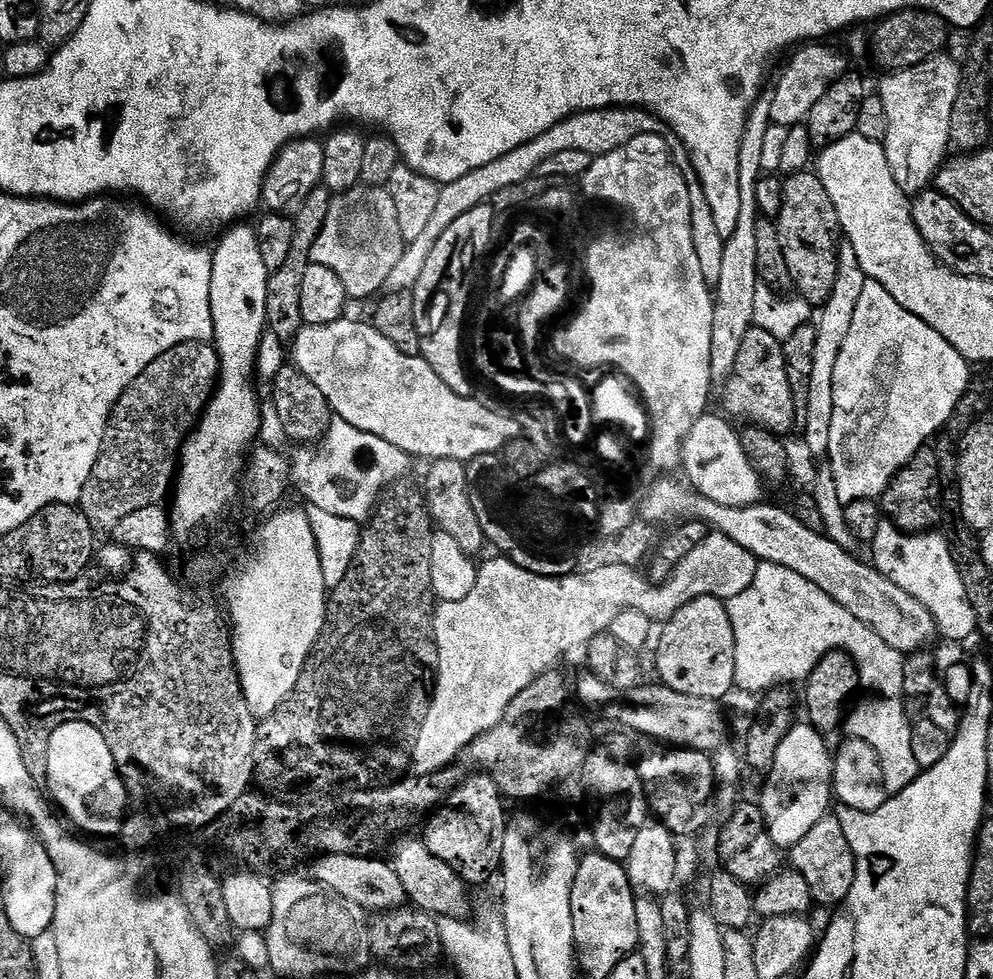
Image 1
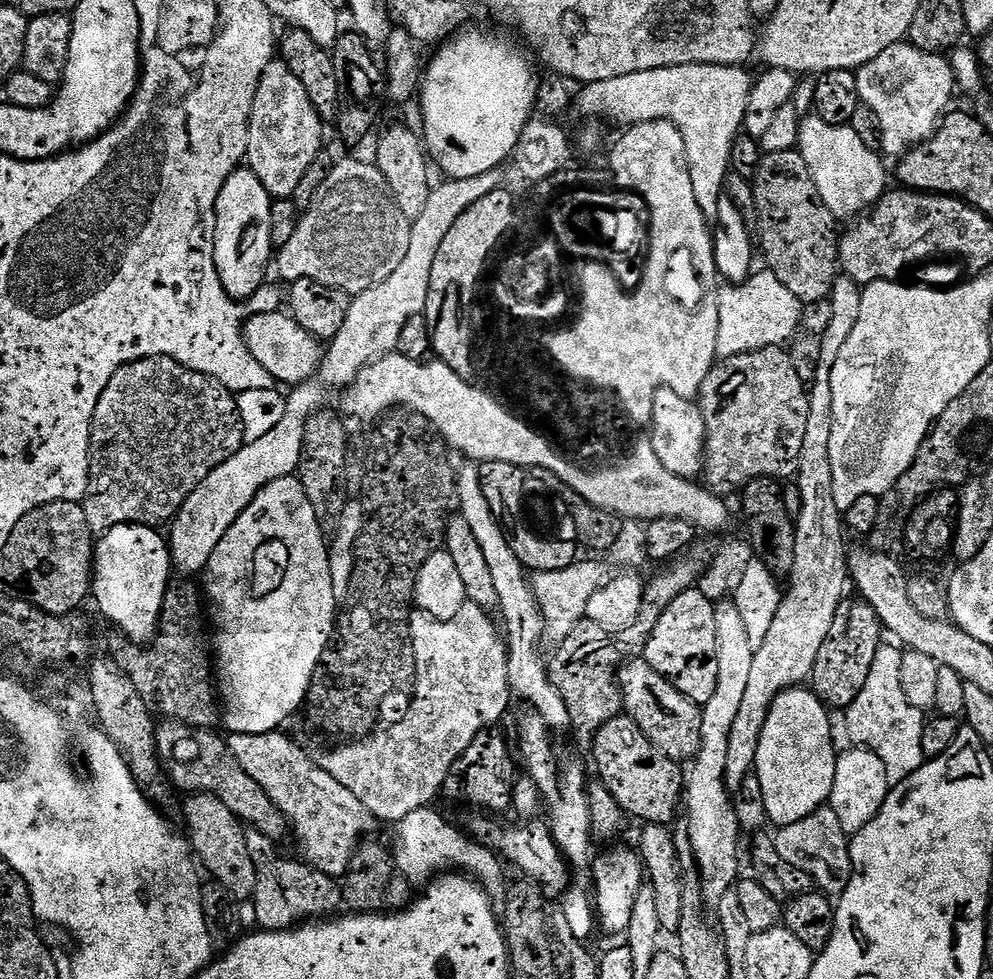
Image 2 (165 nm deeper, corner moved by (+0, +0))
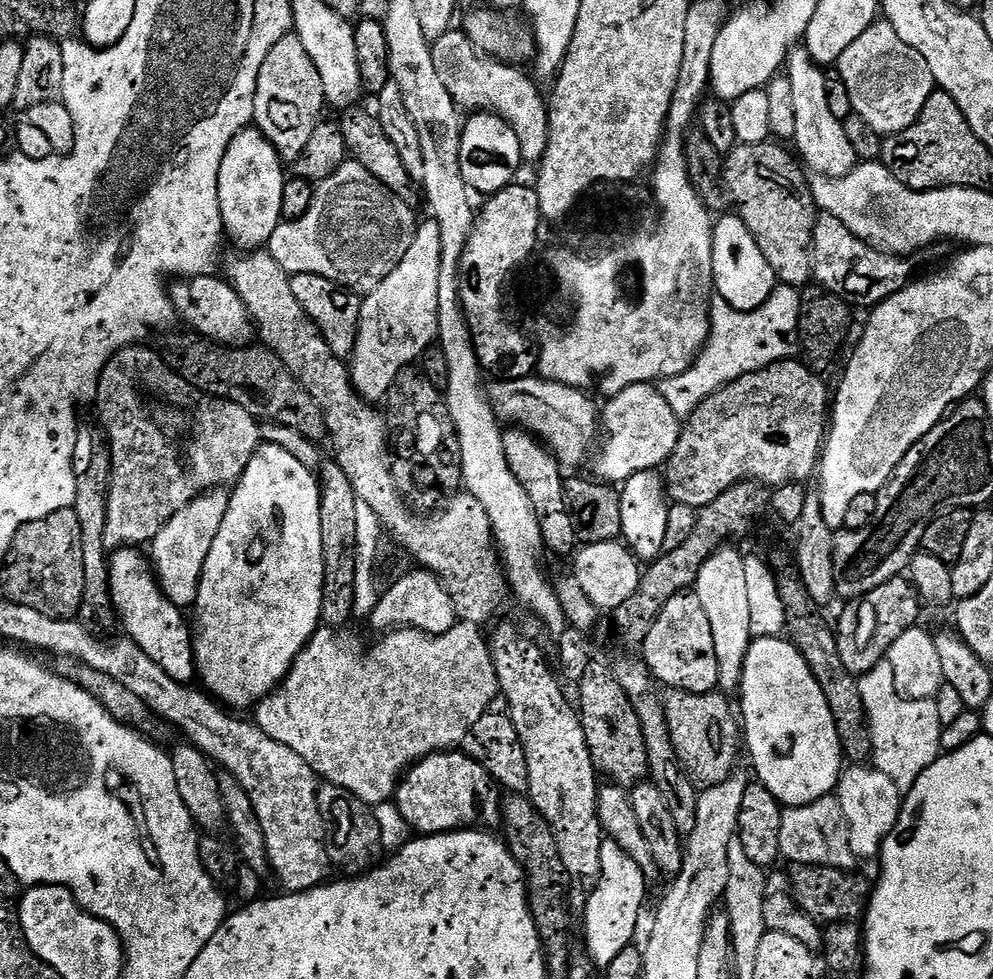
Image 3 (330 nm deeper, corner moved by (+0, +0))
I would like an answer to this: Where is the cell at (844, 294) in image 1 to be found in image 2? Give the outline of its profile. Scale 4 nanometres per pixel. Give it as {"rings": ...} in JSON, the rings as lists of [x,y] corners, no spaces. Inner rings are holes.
{"rings":[[[843,274],[837,275],[832,287],[830,326],[822,338],[822,358],[818,362],[816,379],[811,381],[808,392],[810,418],[806,422],[806,438],[802,442],[802,454],[794,477],[795,487],[802,494],[802,510],[794,520],[794,566],[787,581],[788,588],[786,584],[786,591],[770,622],[770,630],[766,633],[762,646],[755,648],[742,707],[734,717],[730,742],[726,742],[724,781],[732,790],[740,789],[744,779],[755,769],[762,726],[766,726],[766,718],[774,698],[778,698],[778,694],[788,688],[803,685],[811,677],[818,650],[822,650],[822,642],[826,642],[826,634],[830,634],[830,626],[834,626],[834,614],[838,614],[838,606],[846,599],[844,583],[848,584],[850,580],[846,549],[844,550],[846,528],[842,523],[842,514],[834,506],[834,474],[830,470],[830,374],[838,358],[838,350],[846,346],[850,330],[854,330],[854,322],[858,322],[858,310],[862,310],[861,291],[861,285],[855,284],[850,277]]]}

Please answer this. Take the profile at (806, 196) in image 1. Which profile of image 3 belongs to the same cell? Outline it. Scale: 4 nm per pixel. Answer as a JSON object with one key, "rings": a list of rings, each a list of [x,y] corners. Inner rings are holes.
{"rings":[[[776,142],[737,143],[723,157],[722,184],[731,203],[740,207],[738,214],[746,230],[754,234],[754,242],[758,242],[758,250],[766,256],[777,281],[800,290],[813,279],[812,235],[818,209],[809,181],[804,181],[800,173],[797,157],[784,148]]]}

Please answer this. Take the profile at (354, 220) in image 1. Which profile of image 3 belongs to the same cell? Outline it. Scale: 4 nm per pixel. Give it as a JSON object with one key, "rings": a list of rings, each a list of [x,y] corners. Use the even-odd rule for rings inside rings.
{"rings":[[[345,162],[330,174],[330,178],[319,181],[315,185],[310,210],[297,220],[284,220],[274,230],[268,240],[266,251],[278,262],[278,266],[292,276],[314,274],[322,278],[330,278],[330,282],[341,284],[348,291],[357,294],[372,292],[402,262],[406,250],[410,250],[414,223],[412,224],[412,208],[403,196],[391,192],[366,166],[355,162]]]}

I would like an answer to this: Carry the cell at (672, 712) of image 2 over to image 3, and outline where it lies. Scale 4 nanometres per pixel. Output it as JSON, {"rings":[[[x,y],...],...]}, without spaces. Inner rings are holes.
{"rings":[[[672,690],[667,695],[663,697],[662,705],[680,767],[687,772],[688,779],[697,785],[722,783],[732,775],[737,767],[736,755],[742,752],[742,732],[733,705],[731,708],[724,704],[725,697],[719,691],[699,696],[693,692]]]}

